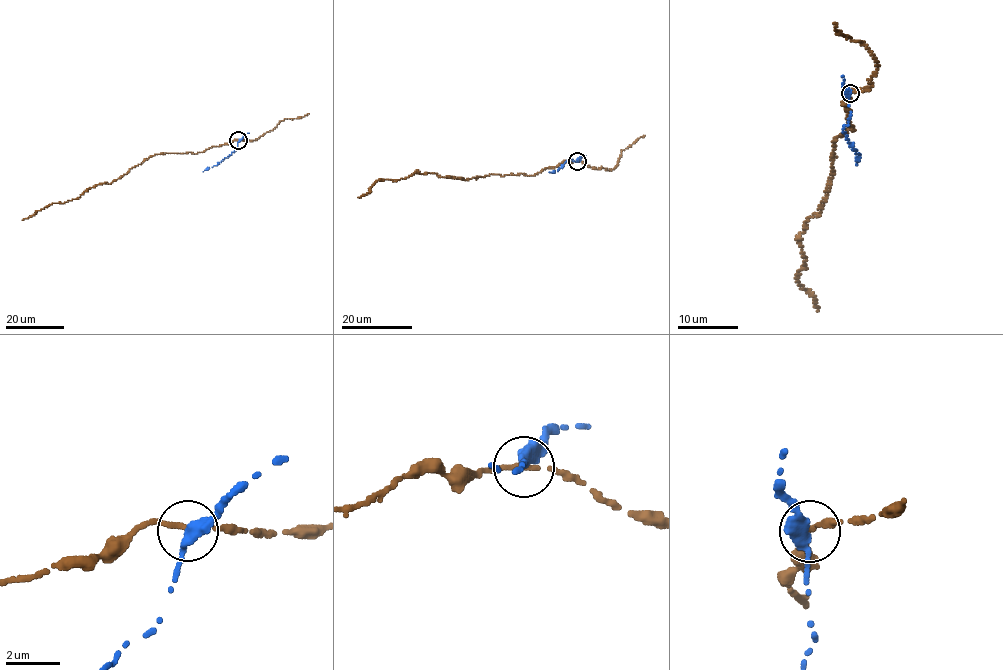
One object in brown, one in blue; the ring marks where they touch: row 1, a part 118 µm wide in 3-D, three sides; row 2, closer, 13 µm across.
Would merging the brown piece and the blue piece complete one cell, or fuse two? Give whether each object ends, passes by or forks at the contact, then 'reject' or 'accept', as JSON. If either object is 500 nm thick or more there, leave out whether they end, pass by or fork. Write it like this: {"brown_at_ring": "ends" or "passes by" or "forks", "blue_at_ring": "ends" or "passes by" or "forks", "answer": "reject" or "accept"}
{"brown_at_ring": "passes by", "blue_at_ring": "passes by", "answer": "reject"}

